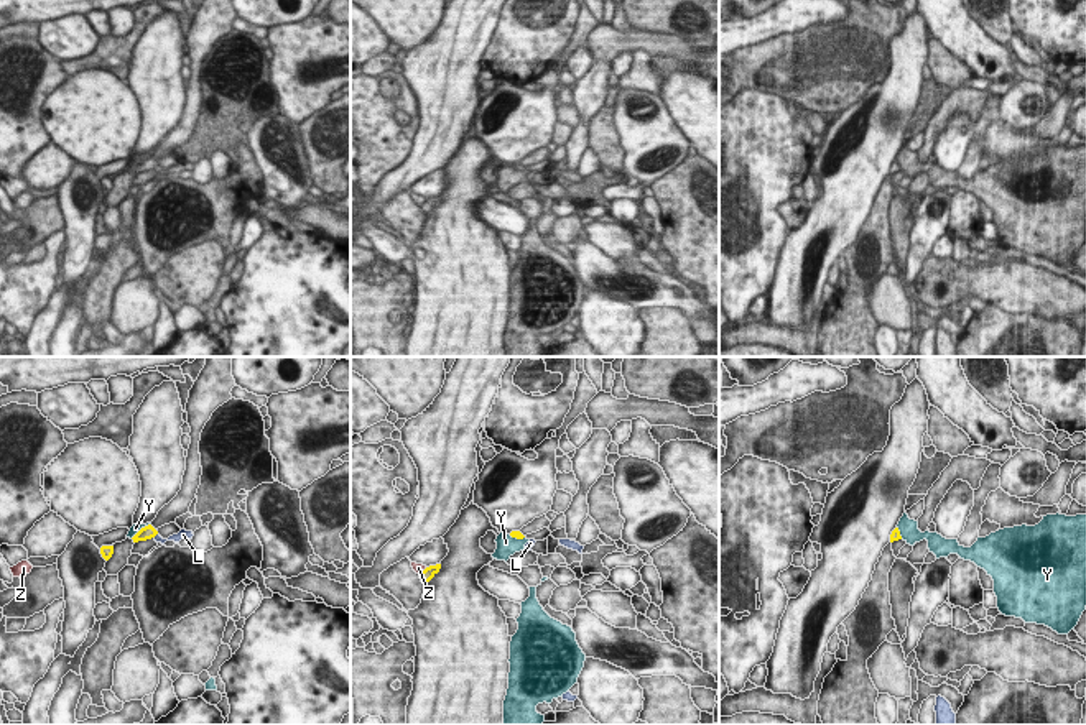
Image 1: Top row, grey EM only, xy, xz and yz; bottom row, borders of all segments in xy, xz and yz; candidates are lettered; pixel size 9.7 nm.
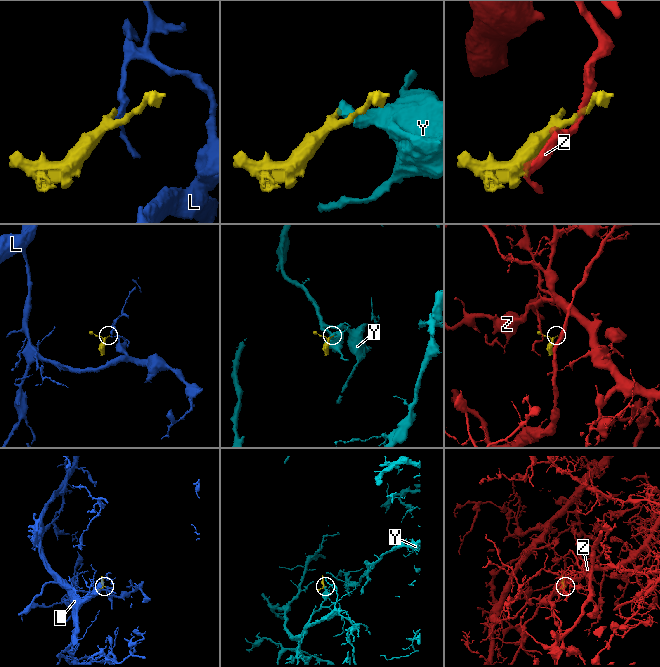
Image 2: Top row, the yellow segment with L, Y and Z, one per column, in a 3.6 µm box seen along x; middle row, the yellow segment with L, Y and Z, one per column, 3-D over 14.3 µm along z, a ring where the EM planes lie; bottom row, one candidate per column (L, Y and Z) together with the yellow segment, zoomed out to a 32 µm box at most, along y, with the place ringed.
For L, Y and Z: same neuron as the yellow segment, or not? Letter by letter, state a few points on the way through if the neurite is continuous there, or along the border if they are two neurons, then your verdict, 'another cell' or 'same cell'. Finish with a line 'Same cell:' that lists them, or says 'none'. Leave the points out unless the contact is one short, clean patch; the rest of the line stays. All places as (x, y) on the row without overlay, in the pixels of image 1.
L: border xy (157, 165), (153, 168); another cell
Y: border xy (150, 155), (130, 170); another cell
Z: border xz (426, 199), (420, 206); another cell
Same cell: none

